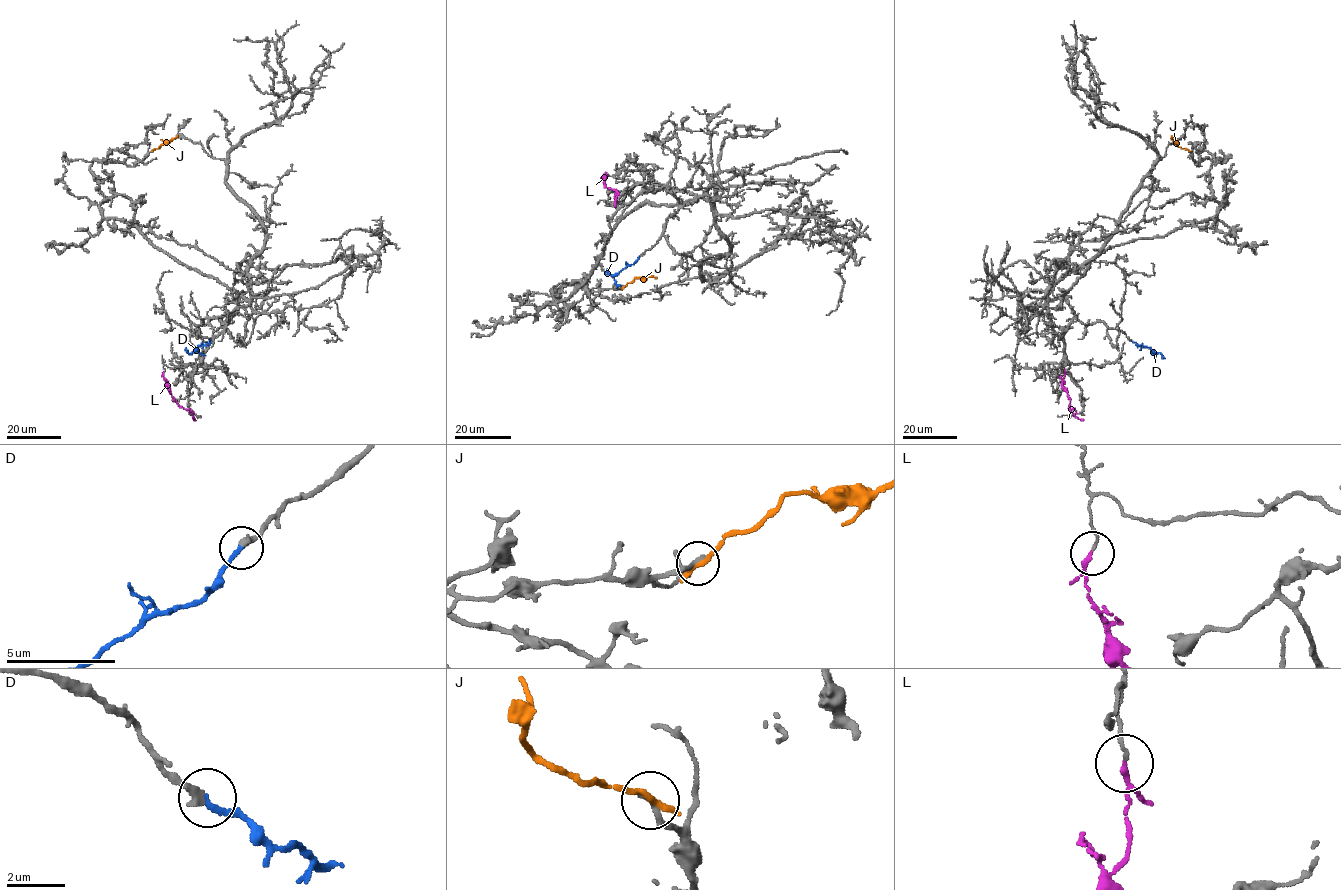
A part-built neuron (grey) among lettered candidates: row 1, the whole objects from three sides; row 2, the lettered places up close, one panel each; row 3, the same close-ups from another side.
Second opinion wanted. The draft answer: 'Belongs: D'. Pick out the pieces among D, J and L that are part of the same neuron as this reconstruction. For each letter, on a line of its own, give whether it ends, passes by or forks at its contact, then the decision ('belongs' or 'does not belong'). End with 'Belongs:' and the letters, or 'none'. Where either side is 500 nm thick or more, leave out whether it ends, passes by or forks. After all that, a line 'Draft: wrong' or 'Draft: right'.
D: it ends there; belongs
J: it ends there; does not belong
L: it passes by; does not belong
Belongs: D
Draft: right

